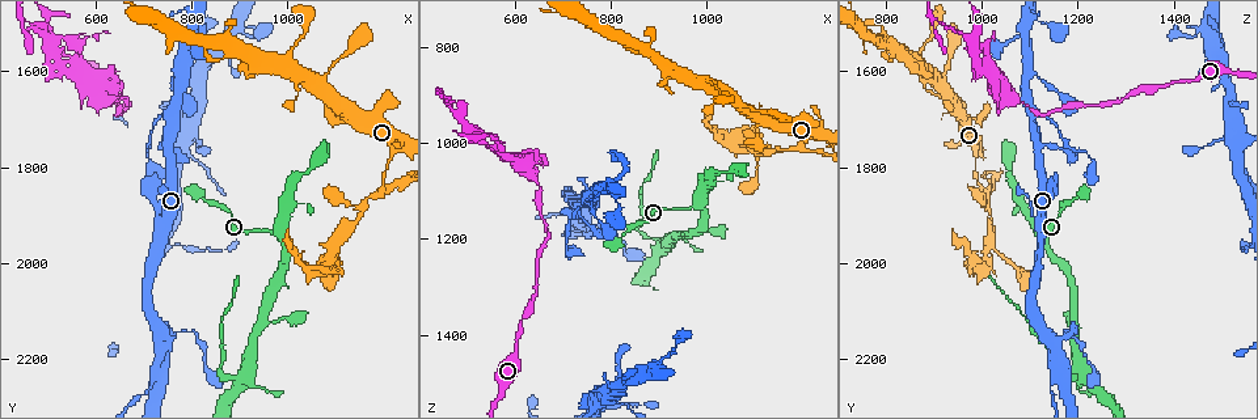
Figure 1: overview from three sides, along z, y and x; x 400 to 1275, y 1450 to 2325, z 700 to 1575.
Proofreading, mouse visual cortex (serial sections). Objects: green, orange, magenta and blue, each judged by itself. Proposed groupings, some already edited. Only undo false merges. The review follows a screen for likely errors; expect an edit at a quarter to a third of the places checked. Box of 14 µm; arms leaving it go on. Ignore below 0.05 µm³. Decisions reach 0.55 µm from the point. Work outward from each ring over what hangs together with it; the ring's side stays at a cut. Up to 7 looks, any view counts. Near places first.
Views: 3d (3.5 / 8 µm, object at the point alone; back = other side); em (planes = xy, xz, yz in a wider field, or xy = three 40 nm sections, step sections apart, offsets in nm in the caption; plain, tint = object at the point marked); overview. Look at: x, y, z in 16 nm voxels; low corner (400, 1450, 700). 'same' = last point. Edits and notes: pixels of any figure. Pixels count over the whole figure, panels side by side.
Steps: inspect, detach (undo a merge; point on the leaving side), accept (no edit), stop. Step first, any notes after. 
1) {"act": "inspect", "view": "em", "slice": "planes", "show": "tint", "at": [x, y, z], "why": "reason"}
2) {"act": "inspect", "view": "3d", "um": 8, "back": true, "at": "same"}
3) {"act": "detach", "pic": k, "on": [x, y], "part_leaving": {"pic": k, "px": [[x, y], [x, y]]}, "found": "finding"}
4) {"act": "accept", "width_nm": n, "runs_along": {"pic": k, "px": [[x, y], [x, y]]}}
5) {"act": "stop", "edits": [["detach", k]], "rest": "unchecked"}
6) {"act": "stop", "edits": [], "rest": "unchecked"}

{"act": "inspect", "view": "3d", "um": 3.5, "at": [610, 1640, 1040], "why": "calibre changes"}

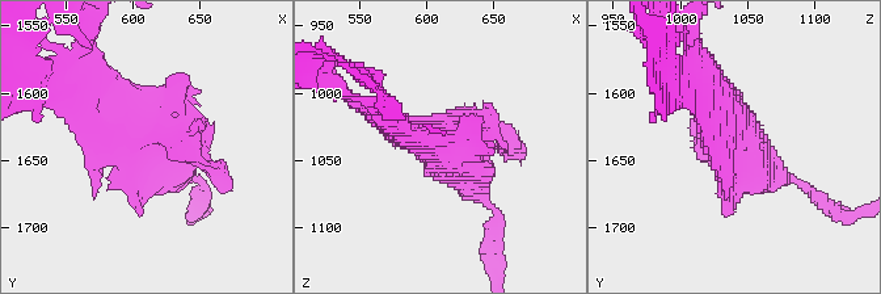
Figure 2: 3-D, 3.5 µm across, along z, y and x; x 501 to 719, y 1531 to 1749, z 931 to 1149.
{"act": "inspect", "view": "em", "slice": "planes", "show": "tint", "at": [614, 1642, 1044]}

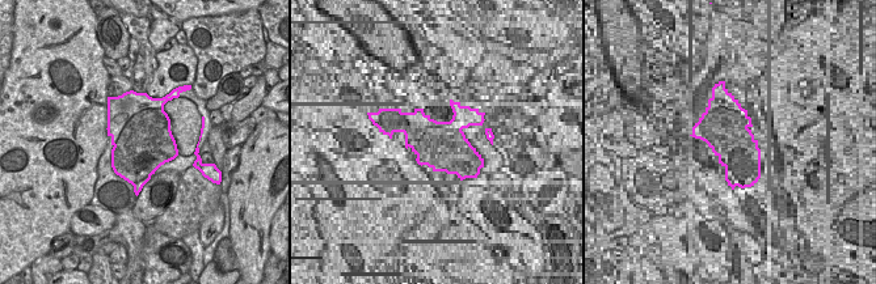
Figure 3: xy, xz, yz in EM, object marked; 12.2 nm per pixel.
{"act": "inspect", "view": "em", "slice": "xy", "step": 3, "show": "tint", "at": "same"}

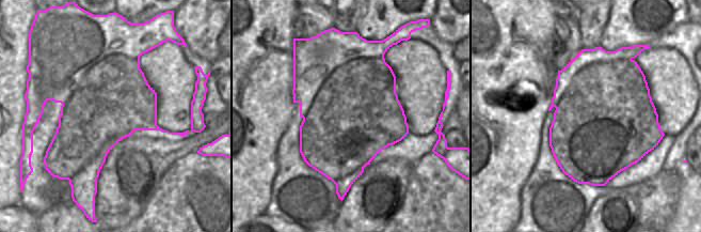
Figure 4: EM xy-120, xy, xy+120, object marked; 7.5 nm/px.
{"act": "detach", "pic": 2, "on": [127, 85], "width_nm": 750, "part_leaving": {"pic": 2, "px": [[137, 127], [36, 71]]}, "found": "a second cell is stuck on"}

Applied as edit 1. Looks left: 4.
{"act": "inspect", "view": "3d", "um": 3.5, "at": [975, 1935, 1125], "why": "a fork"}

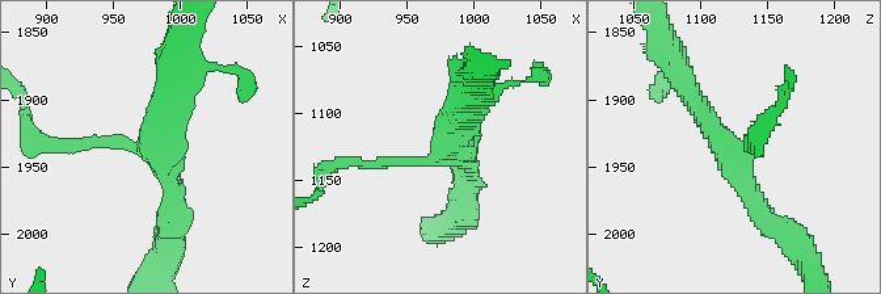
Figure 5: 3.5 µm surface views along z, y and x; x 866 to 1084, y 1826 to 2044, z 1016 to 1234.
{"act": "inspect", "view": "em", "slice": "xy", "step": 3, "show": "tint", "at": [978, 1938, 1126], "arms": 3, "arm_widths_nm": [150, 250, 300], "why": "shape alone is not enough"}

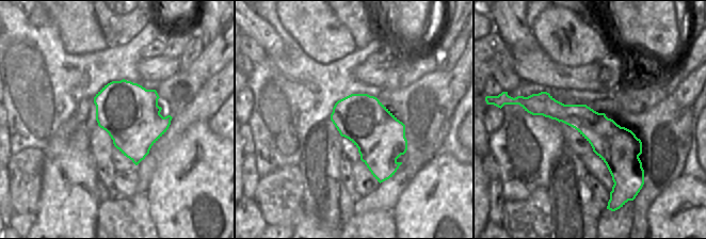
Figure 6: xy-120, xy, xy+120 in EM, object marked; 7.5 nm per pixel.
{"act": "accept", "runs_along": {"pic": 6, "px": [[527, 100], [582, 117], [639, 170]]}, "found": "one cell here"}

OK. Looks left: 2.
{"act": "stop", "edits": [["detach", 2]], "rest": "unchecked"}

